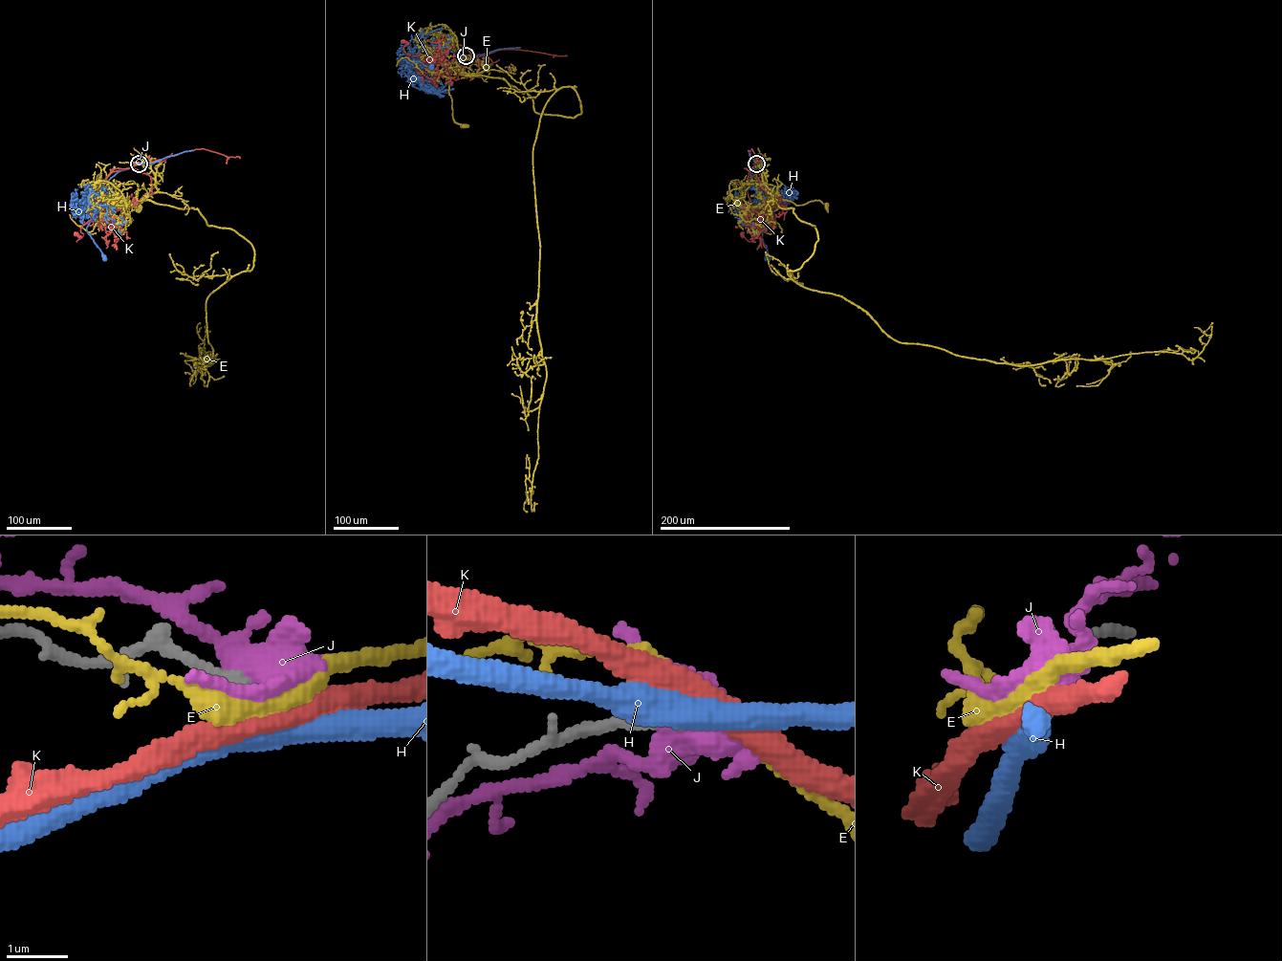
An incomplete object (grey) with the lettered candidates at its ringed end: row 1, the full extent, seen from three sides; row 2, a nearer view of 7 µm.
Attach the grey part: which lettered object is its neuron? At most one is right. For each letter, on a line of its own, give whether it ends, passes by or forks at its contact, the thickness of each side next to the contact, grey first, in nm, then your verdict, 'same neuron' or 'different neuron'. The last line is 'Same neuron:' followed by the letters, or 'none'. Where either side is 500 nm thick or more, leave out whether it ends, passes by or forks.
E: it passes by; 320 nm thick on the grey side, 400 nm on the other; different neuron
H: it passes by; 320 nm thick on the grey side, 440 nm on the other; different neuron
J: it forks there; 320 nm thick on the grey side, 460 nm on the other; different neuron
K: it passes by; 320 nm thick on the grey side, 380 nm on the other; different neuron
Same neuron: none

